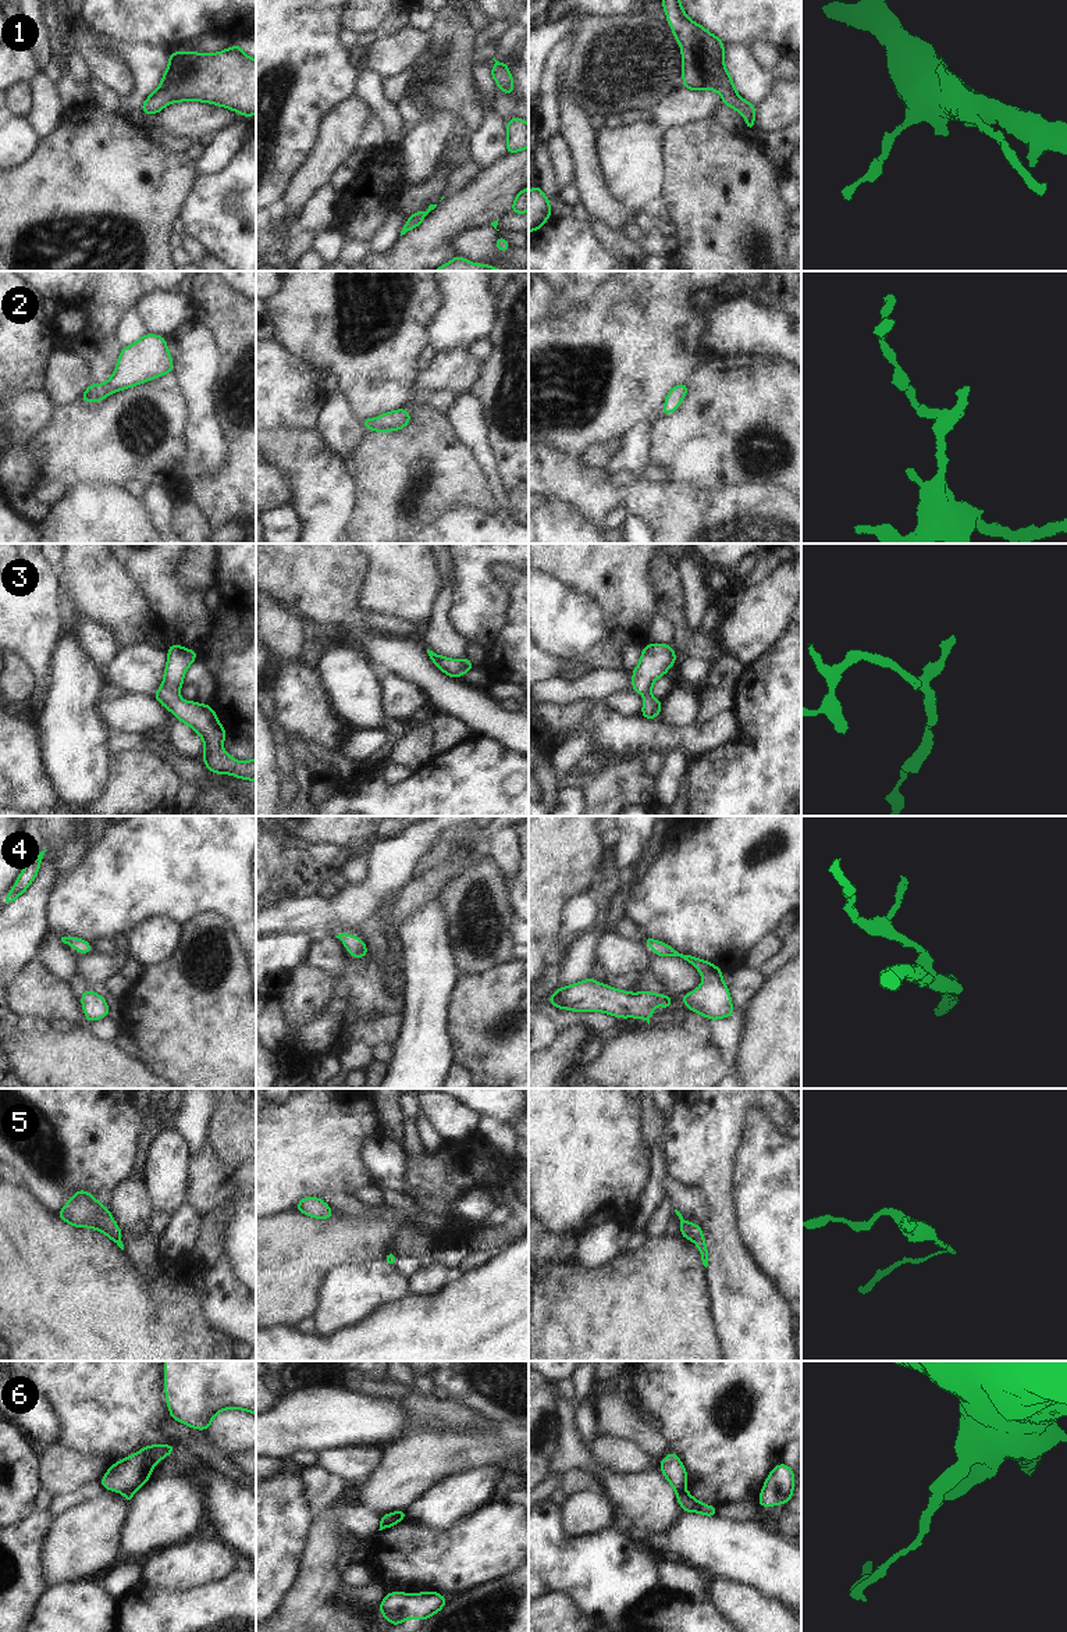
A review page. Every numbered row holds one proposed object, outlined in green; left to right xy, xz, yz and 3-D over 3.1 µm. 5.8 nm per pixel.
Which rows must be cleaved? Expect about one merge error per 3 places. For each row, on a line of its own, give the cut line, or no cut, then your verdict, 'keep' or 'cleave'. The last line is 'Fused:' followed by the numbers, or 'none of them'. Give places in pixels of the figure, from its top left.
1: cut none; keep
2: cut none; keep
3: cut none; keep
4: cut none; keep
5: cut none; keep
6: cut yz (685, 1489), (678, 1493); cleave
Fused: 6

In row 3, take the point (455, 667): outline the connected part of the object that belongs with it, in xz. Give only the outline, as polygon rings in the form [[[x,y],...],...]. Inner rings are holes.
[[[427,649],[427,653],[431,659],[431,662],[445,674],[448,674],[452,678],[463,676],[466,671],[473,670],[473,663],[470,659],[465,658],[462,660],[449,659],[445,656],[440,656],[434,653],[433,651]]]

